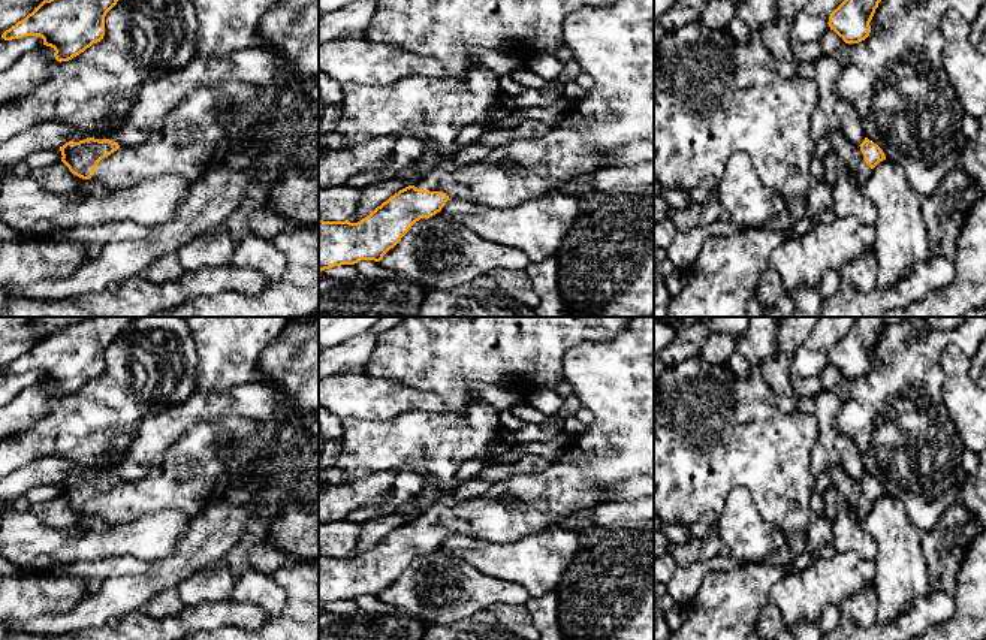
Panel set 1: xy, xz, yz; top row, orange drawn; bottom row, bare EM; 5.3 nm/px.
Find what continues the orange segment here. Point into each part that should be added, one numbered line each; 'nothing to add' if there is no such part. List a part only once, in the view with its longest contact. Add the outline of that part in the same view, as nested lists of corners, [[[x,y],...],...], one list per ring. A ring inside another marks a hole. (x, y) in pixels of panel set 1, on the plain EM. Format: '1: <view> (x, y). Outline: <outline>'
1: xy (204, 458). Outline: [[[224,416],[180,435],[163,461],[136,481],[120,481],[94,502],[93,514],[124,523],[163,510],[197,516],[212,493],[235,477],[239,453],[260,434],[260,422]]]

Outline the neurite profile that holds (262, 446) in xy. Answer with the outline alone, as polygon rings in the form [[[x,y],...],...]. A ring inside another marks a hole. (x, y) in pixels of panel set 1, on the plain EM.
[[[277,416],[259,420],[260,434],[250,438],[247,447],[239,453],[239,462],[235,473],[236,479],[254,474],[254,464],[260,459],[268,459],[272,455],[278,431],[293,419],[296,417]]]

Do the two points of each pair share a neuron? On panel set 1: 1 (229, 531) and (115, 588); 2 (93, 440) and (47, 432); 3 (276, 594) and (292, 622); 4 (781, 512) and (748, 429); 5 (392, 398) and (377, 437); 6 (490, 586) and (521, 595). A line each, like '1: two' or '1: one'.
1: one
2: one
3: two
4: one
5: two
6: one

